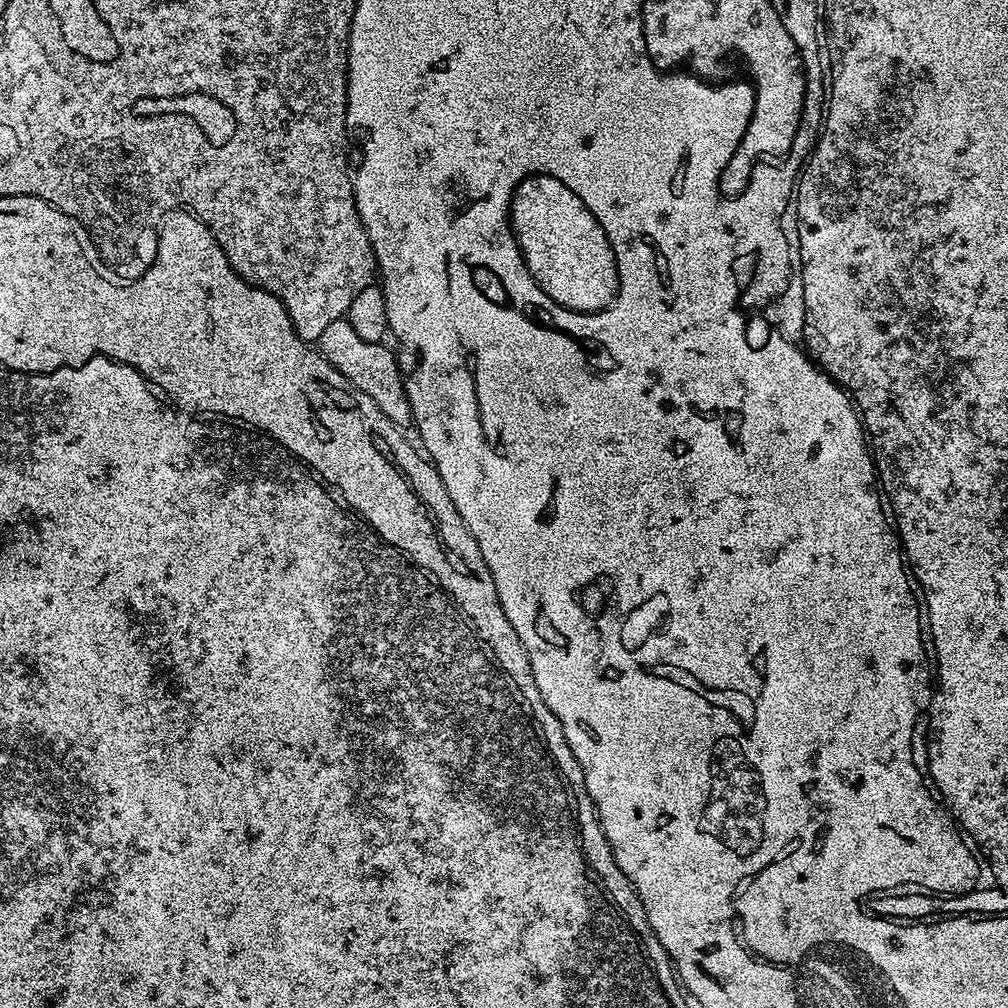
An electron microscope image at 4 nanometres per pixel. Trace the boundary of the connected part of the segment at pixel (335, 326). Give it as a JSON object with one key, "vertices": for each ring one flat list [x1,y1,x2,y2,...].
{"vertices":[[345,318,326,326,318,341,318,350,326,358,326,362,330,362,330,366,334,366,338,374,342,374,342,378,362,390,362,394,374,398,374,406,378,406,378,410,382,410,382,414,386,414,386,418,390,418,396,428,404,430,412,424,410,402,404,389,406,380,400,371,400,363,396,360,396,352,386,345,384,342,375,344,364,341]]}

